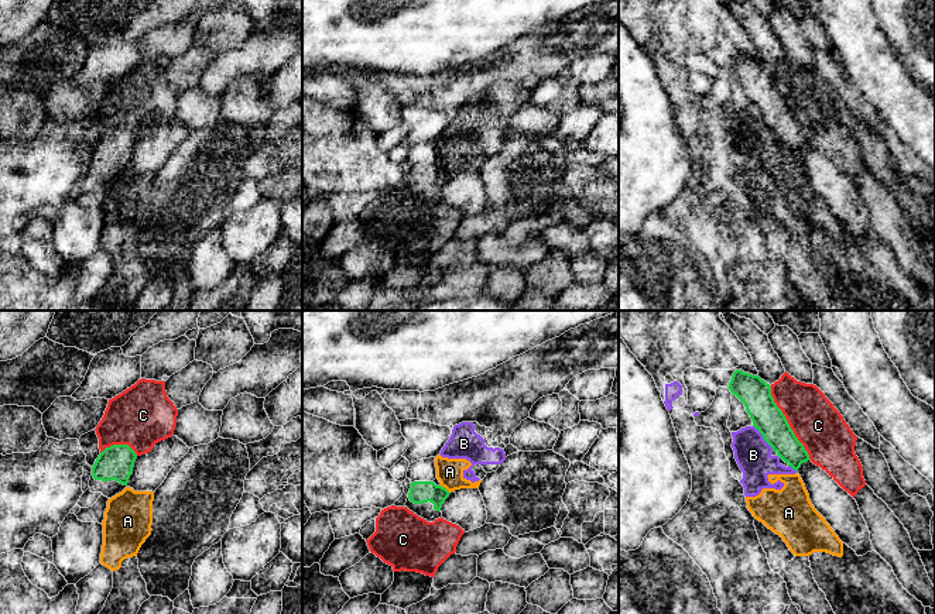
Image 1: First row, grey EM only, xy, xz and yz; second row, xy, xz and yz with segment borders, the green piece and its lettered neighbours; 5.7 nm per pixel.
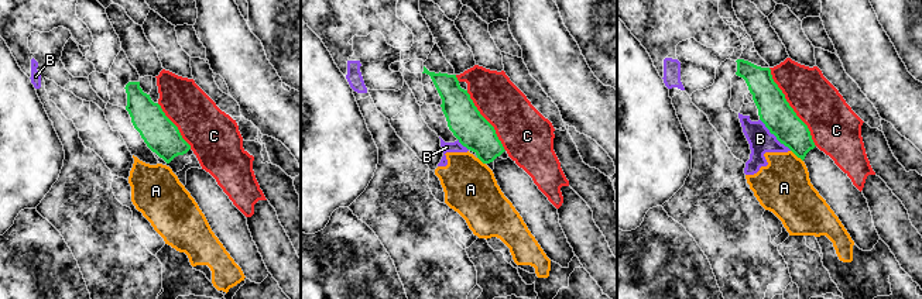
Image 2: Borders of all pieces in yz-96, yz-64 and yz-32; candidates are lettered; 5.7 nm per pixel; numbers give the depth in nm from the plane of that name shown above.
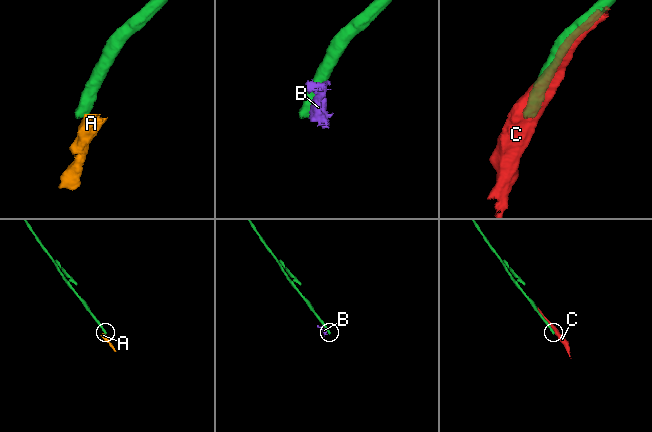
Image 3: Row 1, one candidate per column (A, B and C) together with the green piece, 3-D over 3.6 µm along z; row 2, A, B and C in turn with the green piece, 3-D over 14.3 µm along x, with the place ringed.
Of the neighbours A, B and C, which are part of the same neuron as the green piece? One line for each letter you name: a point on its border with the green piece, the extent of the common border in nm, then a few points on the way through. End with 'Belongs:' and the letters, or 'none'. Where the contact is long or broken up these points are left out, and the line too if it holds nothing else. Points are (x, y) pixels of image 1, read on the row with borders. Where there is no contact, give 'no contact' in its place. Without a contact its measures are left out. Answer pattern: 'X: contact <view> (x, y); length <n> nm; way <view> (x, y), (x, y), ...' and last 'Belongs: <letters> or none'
Belongs: none

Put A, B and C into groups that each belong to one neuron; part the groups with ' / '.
A B / C

